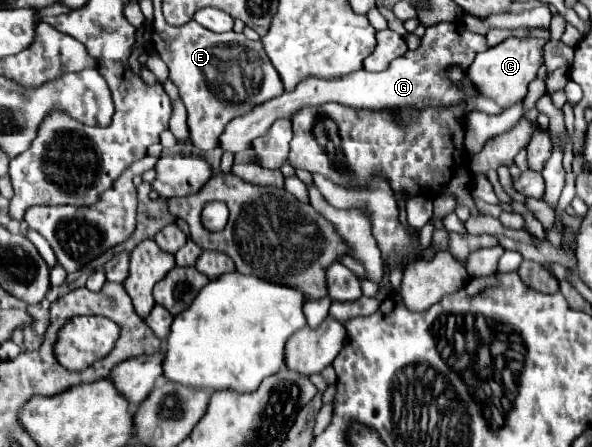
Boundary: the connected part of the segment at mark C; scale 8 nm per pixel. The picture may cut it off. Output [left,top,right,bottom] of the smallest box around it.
[468,36,548,108]

